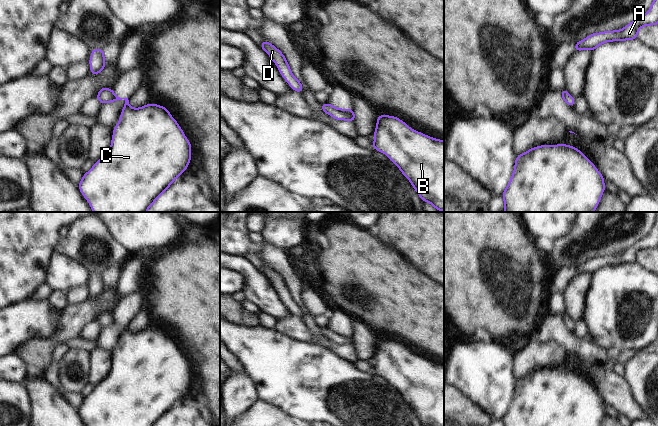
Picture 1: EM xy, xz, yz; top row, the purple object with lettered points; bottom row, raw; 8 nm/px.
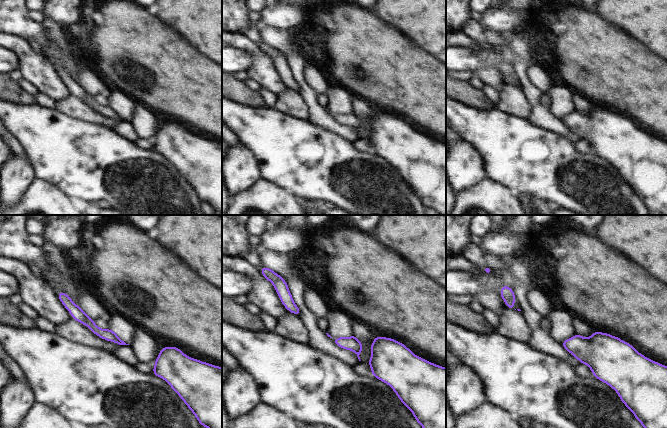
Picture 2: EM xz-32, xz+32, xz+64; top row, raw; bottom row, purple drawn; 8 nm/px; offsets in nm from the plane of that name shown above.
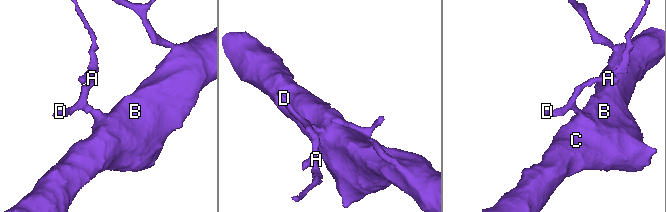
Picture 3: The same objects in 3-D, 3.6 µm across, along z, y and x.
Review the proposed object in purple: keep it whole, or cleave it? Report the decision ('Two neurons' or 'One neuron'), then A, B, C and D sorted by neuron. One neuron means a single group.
One neuron. Groups: A B C D.

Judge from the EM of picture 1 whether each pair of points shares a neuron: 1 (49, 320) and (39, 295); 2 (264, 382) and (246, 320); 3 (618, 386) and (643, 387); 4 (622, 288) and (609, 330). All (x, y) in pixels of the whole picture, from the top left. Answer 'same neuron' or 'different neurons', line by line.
1: different neurons
2: different neurons
3: different neurons
4: same neuron

